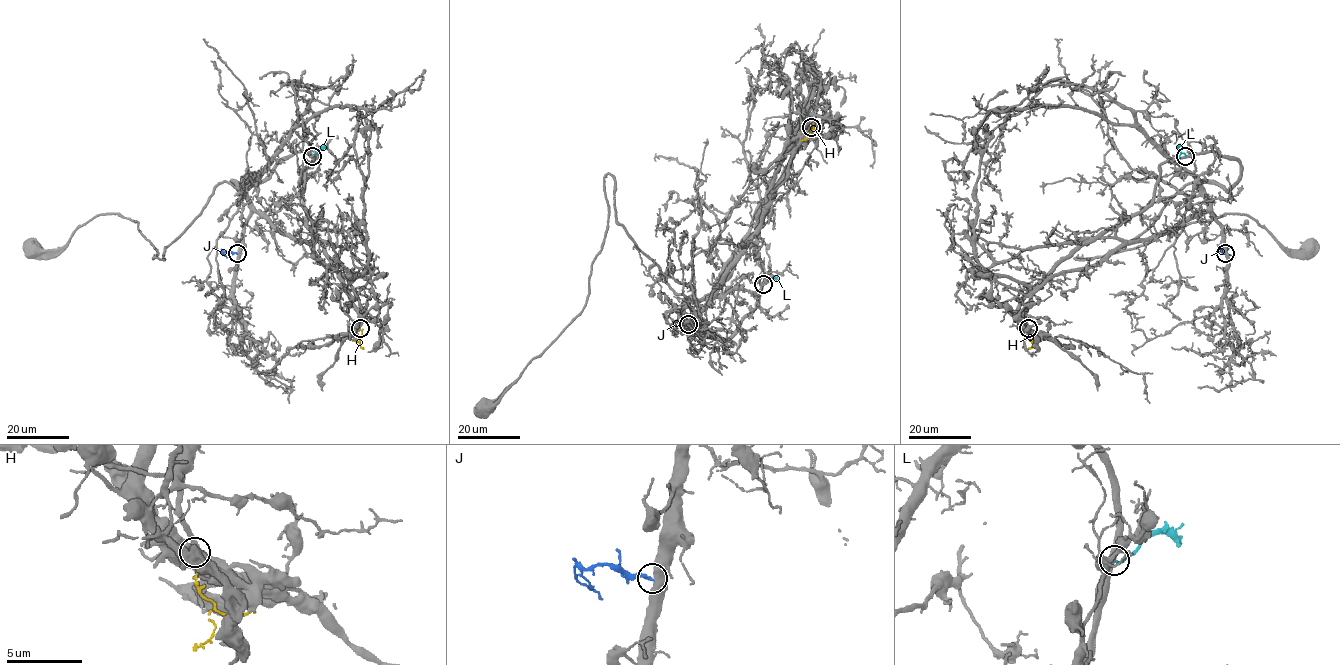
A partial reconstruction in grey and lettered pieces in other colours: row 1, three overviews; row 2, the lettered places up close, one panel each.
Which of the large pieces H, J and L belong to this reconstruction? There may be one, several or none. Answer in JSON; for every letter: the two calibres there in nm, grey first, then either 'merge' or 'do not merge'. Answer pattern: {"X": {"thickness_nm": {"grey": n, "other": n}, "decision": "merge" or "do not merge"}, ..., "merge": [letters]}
{"H": {"thickness_nm": {"grey": 320, "other": 130}, "decision": "do not merge"}, "J": {"thickness_nm": {"grey": 550, "other": 240}, "decision": "do not merge"}, "L": {"thickness_nm": {"grey": 460, "other": 190}, "decision": "do not merge"}, "merge": []}

